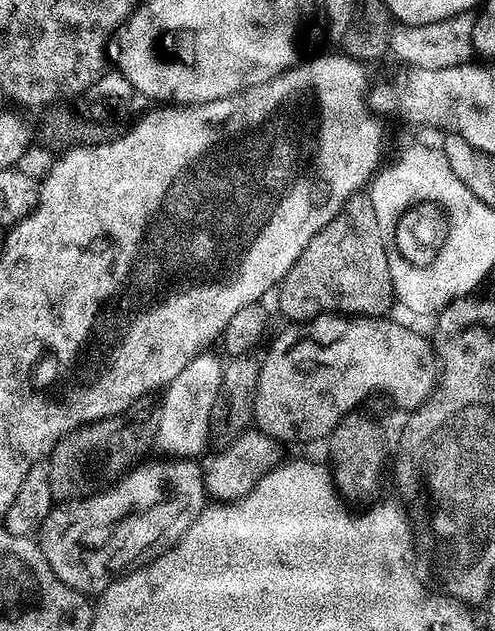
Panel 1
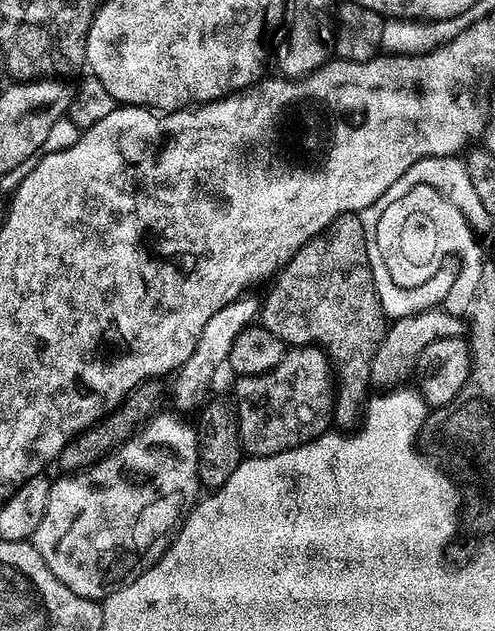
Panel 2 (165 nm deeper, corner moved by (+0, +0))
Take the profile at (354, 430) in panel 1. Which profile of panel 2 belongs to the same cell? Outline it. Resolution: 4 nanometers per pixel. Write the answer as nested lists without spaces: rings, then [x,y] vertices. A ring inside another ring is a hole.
[[[347,212],[330,222],[326,230],[319,232],[310,242],[306,242],[306,246],[297,250],[275,282],[276,285],[273,286],[268,300],[266,296],[266,303],[262,308],[263,327],[268,328],[270,334],[282,338],[286,346],[315,346],[324,351],[334,373],[335,423],[340,426],[355,425],[368,407],[368,388],[373,387],[374,354],[378,354],[378,346],[382,346],[382,338],[389,325],[374,286],[372,267],[366,250],[366,234],[359,215]]]

